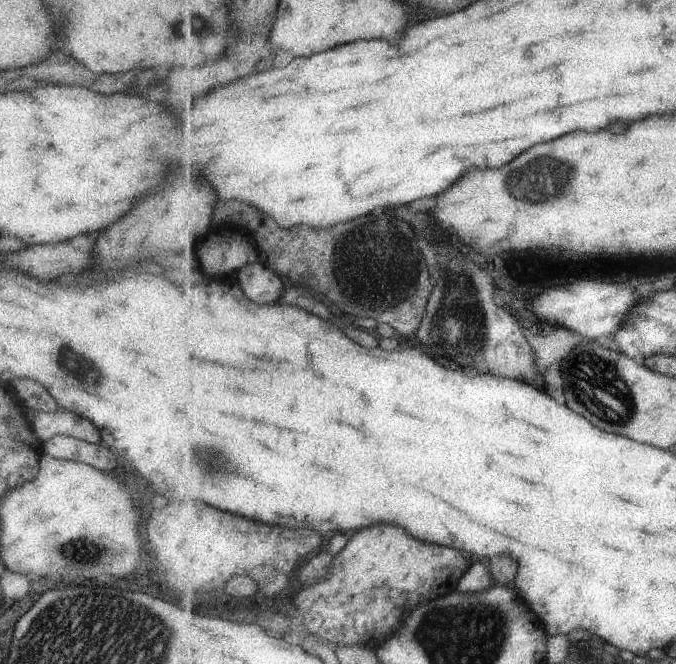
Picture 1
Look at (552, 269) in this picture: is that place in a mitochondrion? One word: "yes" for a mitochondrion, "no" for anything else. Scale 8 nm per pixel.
no

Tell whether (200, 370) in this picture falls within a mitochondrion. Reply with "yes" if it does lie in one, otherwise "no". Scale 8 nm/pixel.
no

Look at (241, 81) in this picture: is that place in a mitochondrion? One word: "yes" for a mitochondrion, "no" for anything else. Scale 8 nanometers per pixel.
no

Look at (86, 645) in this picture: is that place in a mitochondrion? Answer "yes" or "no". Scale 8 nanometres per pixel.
yes

